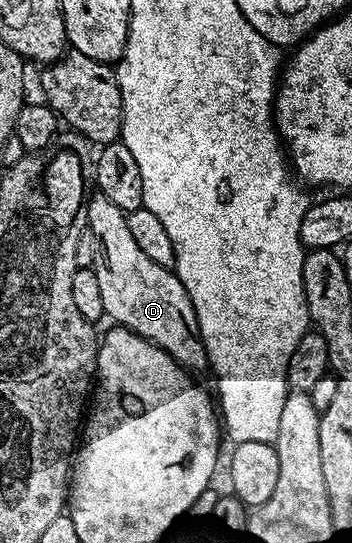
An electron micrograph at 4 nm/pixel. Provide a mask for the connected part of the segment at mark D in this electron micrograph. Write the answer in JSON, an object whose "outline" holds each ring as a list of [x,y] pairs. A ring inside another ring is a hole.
{"outline":[[[89,196],[86,201],[86,229],[90,237],[92,233],[94,257],[91,269],[98,275],[105,318],[166,351],[187,370],[205,368],[208,356],[194,315],[194,303],[190,303],[190,295],[186,295],[186,287],[182,287],[175,272],[154,263],[154,259],[138,247],[134,235],[130,235],[128,214],[114,207],[110,199]]]}

